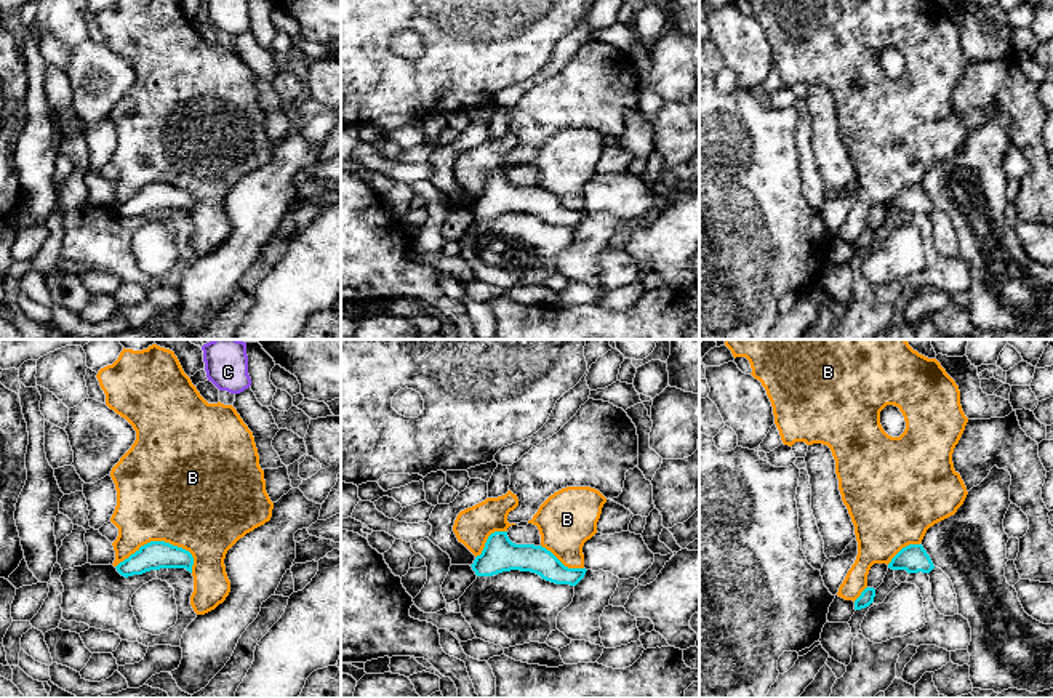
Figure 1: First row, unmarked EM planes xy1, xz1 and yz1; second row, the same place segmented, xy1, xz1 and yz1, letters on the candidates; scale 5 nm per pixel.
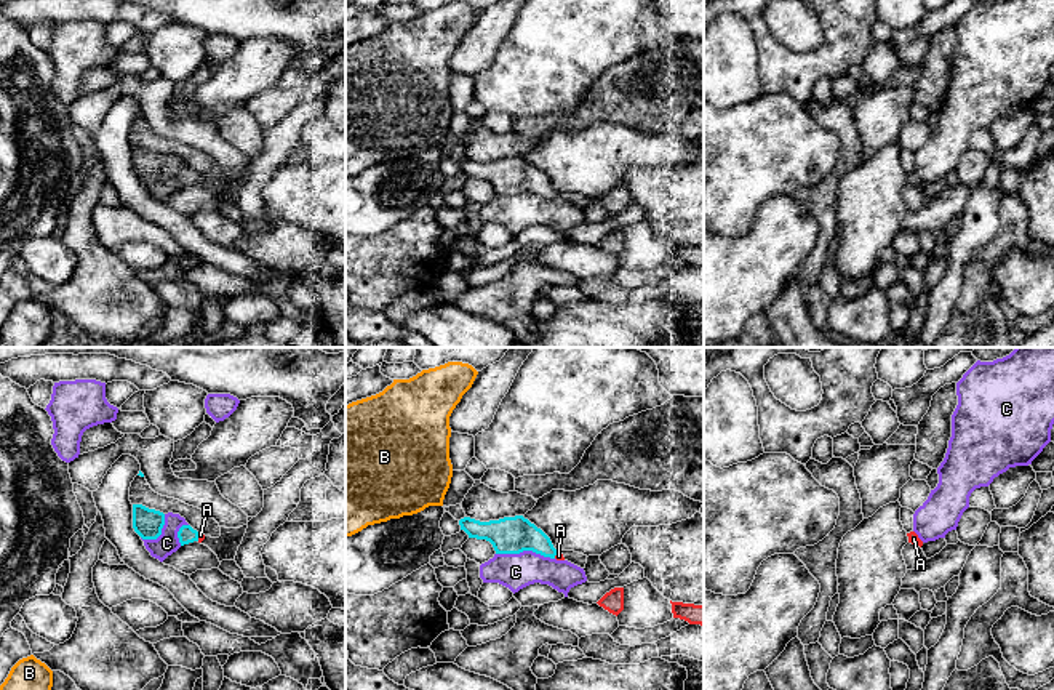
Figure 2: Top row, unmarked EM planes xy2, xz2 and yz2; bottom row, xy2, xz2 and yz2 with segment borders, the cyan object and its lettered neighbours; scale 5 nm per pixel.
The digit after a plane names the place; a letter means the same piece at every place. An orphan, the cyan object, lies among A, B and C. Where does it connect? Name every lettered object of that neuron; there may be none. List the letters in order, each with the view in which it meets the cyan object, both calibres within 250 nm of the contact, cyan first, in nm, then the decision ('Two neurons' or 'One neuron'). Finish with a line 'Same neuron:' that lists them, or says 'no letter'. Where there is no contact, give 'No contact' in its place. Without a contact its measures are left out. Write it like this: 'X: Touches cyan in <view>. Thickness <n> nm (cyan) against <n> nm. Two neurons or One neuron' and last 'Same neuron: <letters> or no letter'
A: Touches cyan in xy2. Thickness 90 nm (cyan) against 30 nm. Two neurons
B: Touches cyan in xy1. Thickness 140 nm (cyan) against 480 nm. Two neurons
C: Touches cyan in xz2. Thickness 190 nm (cyan) against 180 nm. Two neurons
Same neuron: no letter

